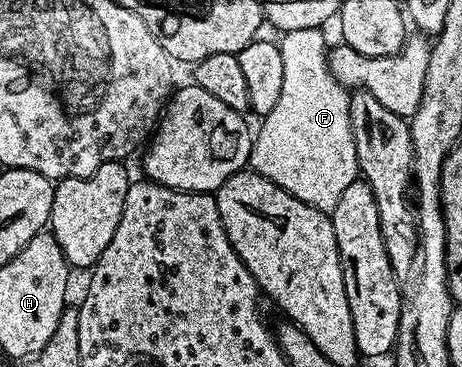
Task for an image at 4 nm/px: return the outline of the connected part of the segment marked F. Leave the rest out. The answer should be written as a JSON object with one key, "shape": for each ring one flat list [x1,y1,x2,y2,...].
{"shape":[[320,29,291,31,280,38,283,55,283,91,279,100,266,117,260,118,261,126,255,129,253,146,250,149,248,168,253,172,271,179,283,191,295,195,303,203,315,207,320,213,332,214,339,203,343,191,358,180,355,139,351,135,351,115,349,114,350,90,343,88,331,75,327,56,326,34]]}

